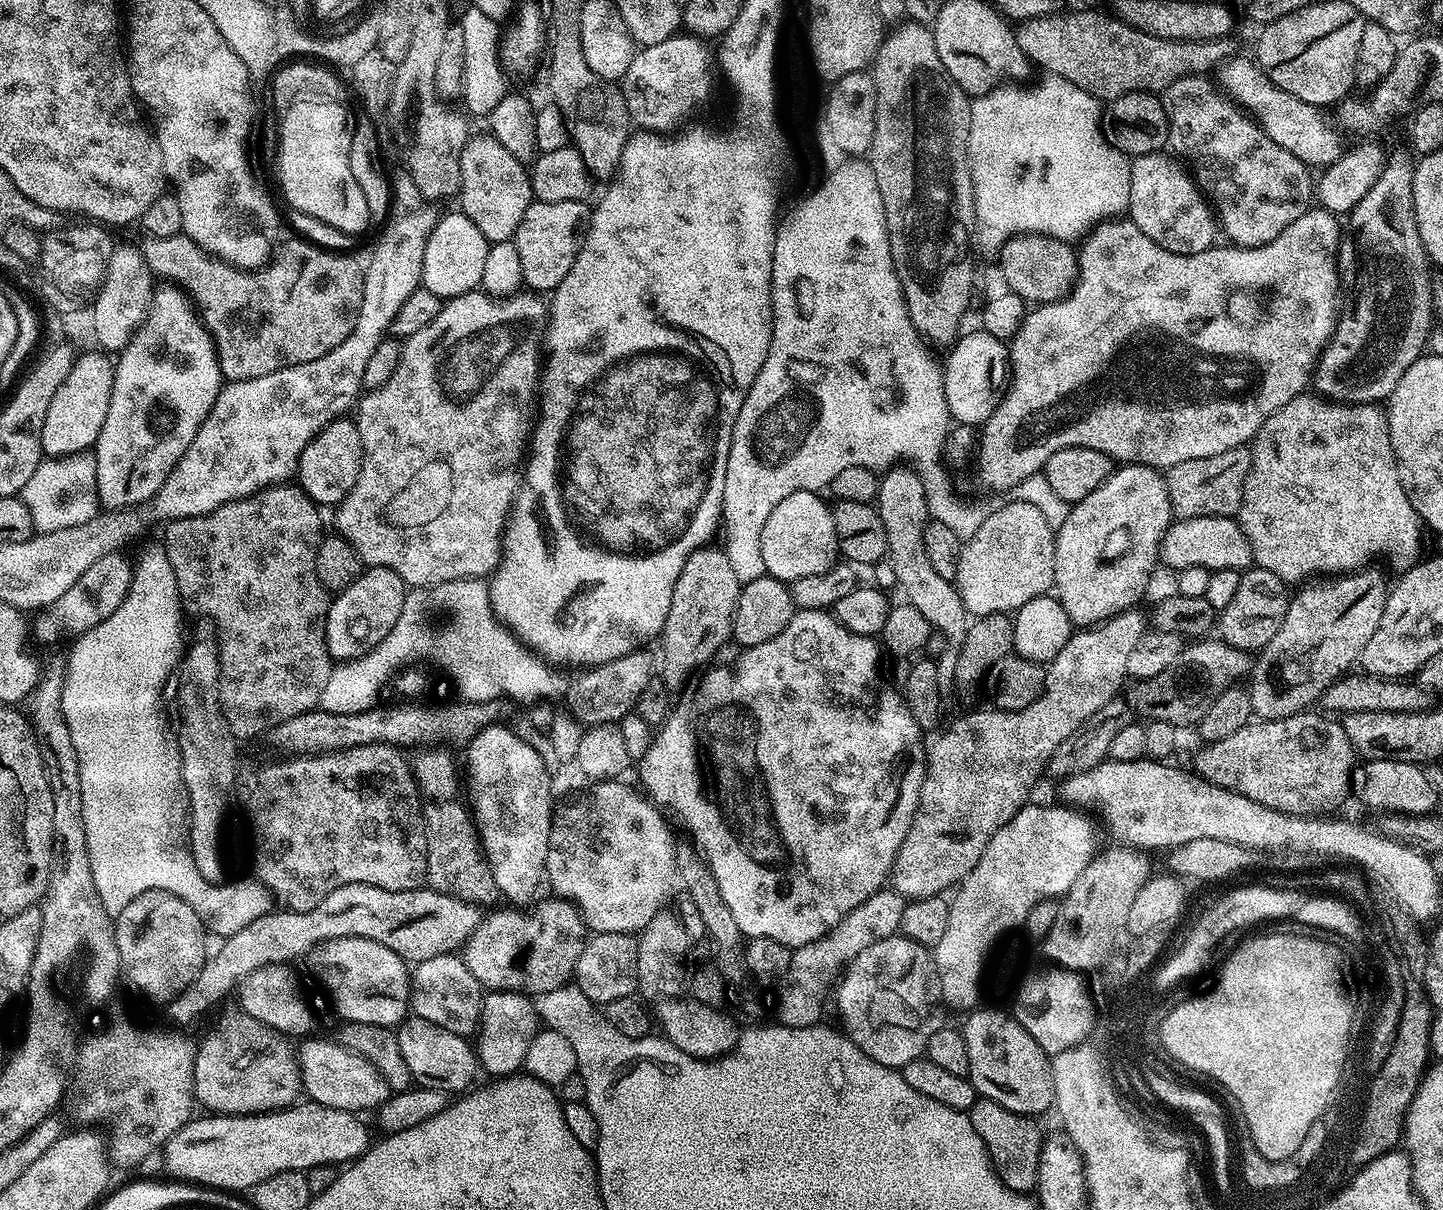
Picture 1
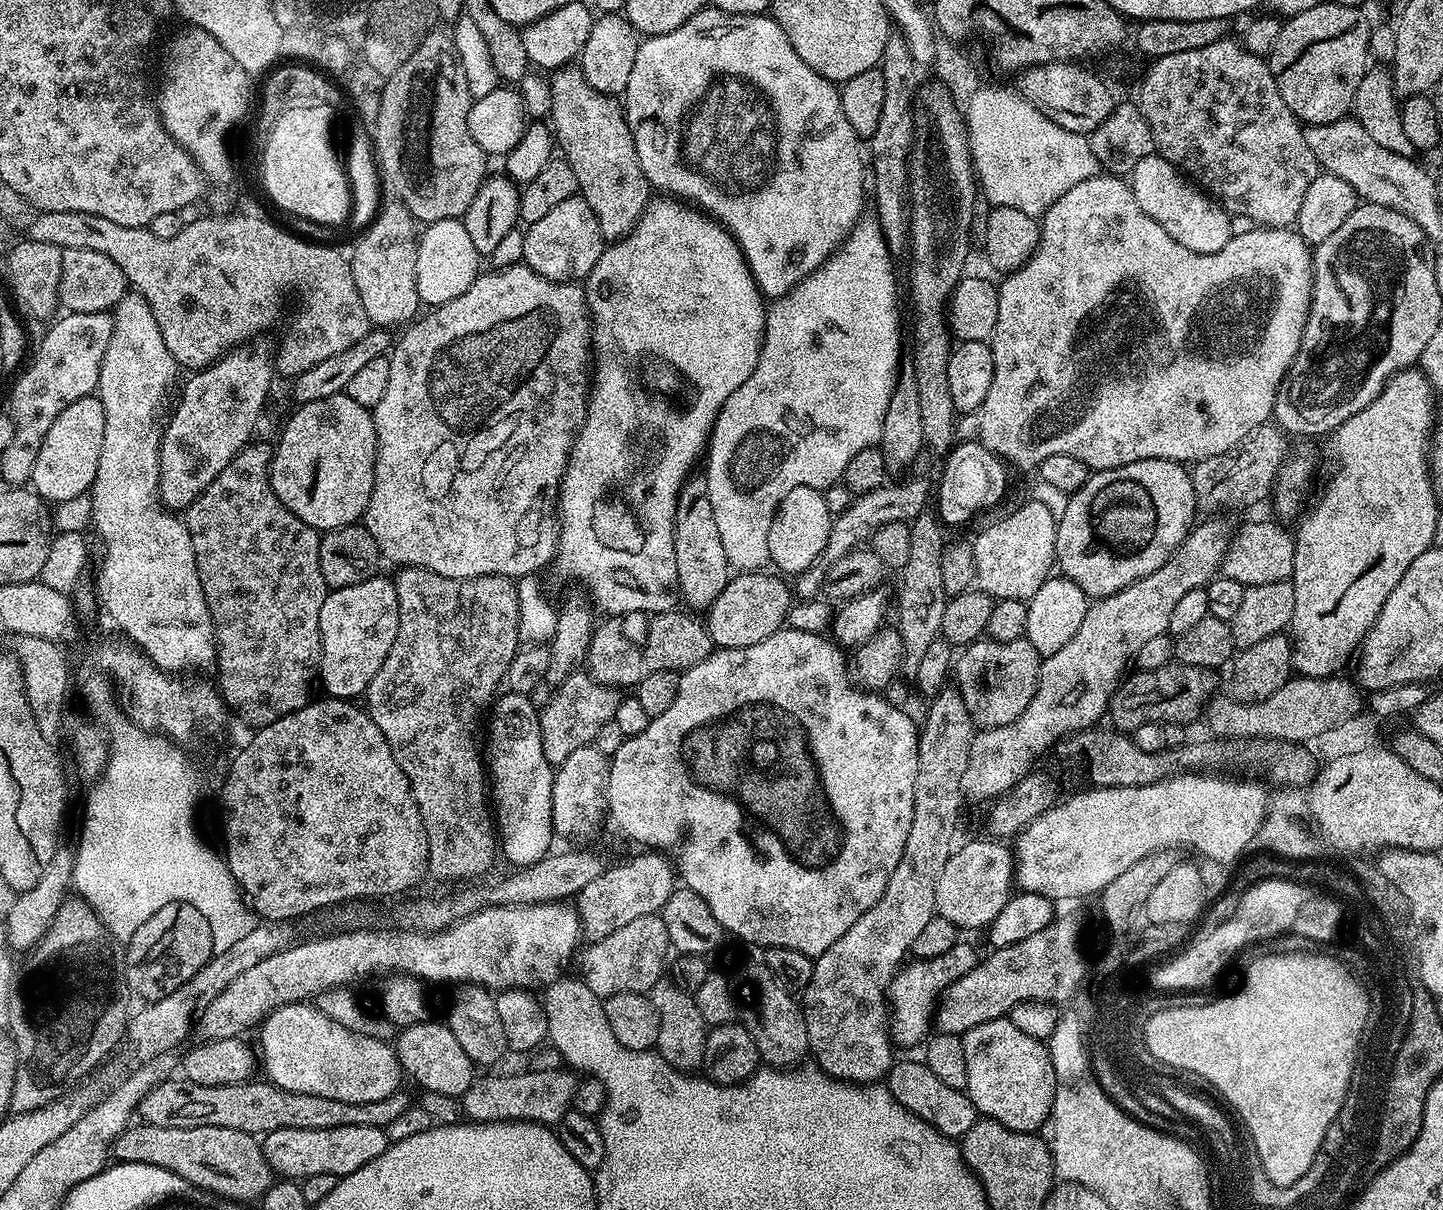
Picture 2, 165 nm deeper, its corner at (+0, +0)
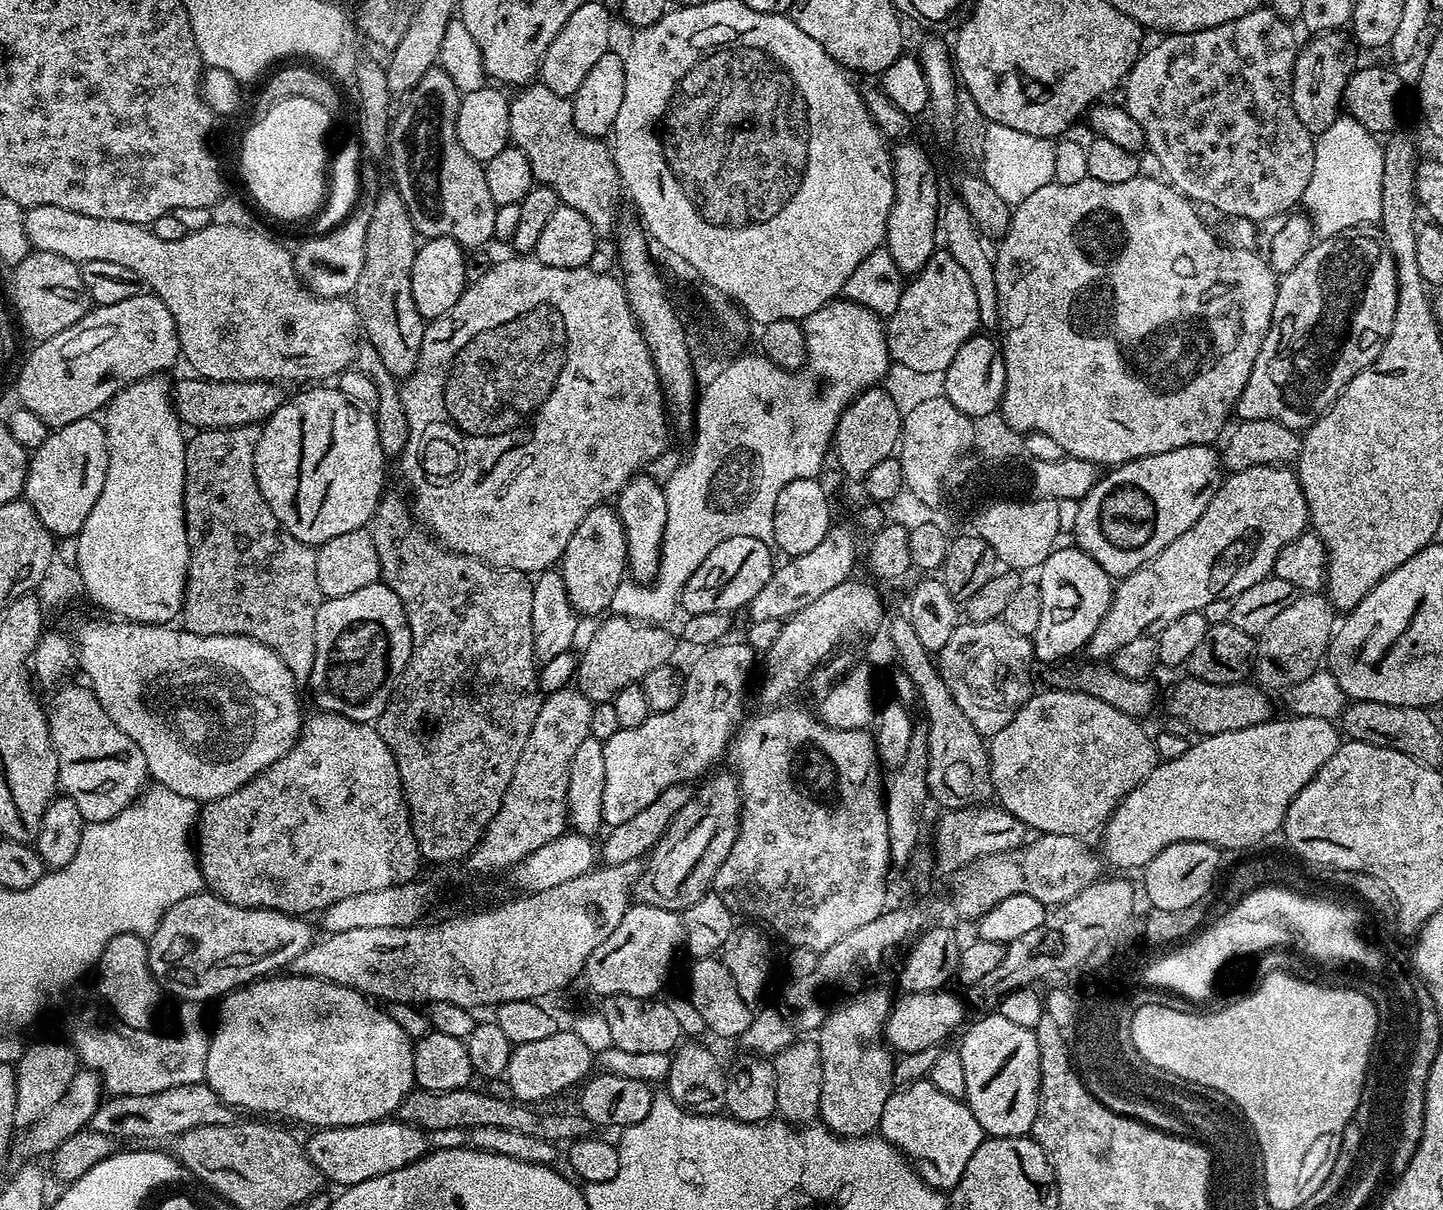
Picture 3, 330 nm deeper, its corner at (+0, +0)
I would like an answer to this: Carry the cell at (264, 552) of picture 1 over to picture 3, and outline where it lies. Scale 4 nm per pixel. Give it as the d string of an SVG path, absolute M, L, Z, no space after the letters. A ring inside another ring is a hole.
M247 424L237 428L205 428L197 431L196 436L184 445L186 450L186 478L184 479L184 521L188 535L188 581L184 587L184 607L182 609L182 626L190 634L203 636L245 636L254 642L262 642L270 650L274 650L286 662L286 666L296 677L297 681L307 681L314 666L316 643L314 642L314 618L318 618L318 610L322 597L318 590L318 574L314 570L316 548L302 542L290 534L274 518L270 506L266 506L266 498L262 498L262 490L258 490L258 482L254 474L254 450L258 446L261 425Z

